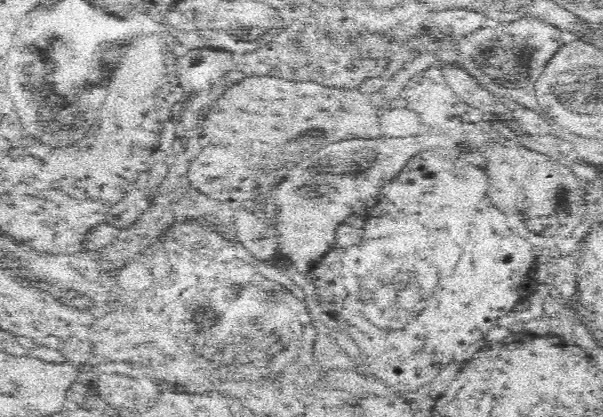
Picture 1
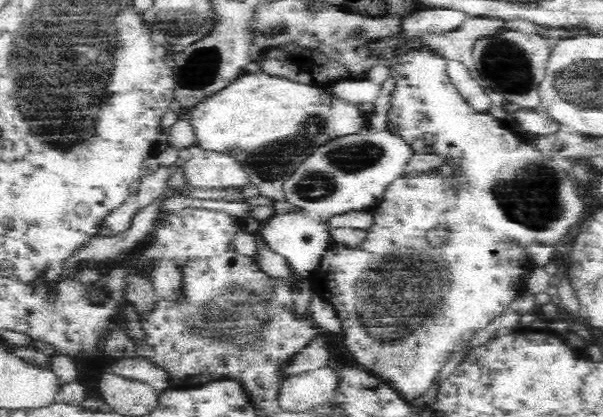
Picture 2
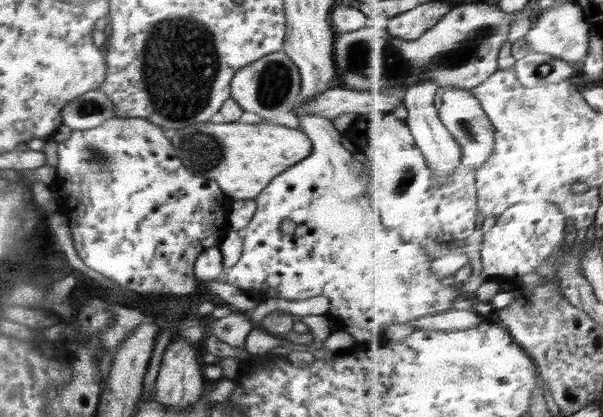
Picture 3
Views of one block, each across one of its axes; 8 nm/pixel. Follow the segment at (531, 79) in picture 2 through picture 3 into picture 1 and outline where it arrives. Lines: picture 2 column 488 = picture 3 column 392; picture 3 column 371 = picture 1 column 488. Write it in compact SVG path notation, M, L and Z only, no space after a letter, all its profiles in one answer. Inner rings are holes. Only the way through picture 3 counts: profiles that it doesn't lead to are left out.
M532 19L505 23L490 23L458 42L463 58L462 68L485 89L491 91L506 106L520 106L540 110L535 84L544 65L568 40L559 27Z

